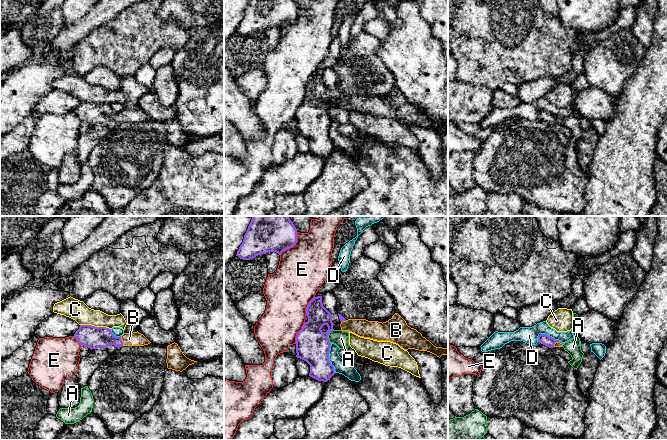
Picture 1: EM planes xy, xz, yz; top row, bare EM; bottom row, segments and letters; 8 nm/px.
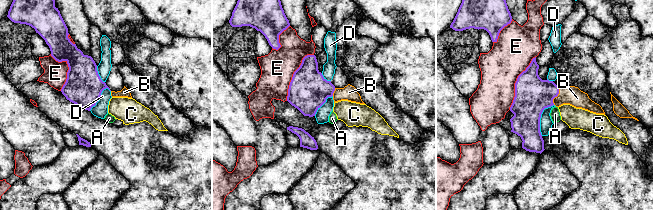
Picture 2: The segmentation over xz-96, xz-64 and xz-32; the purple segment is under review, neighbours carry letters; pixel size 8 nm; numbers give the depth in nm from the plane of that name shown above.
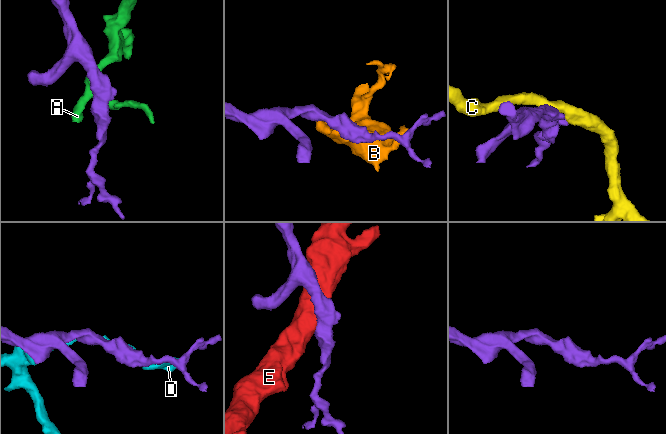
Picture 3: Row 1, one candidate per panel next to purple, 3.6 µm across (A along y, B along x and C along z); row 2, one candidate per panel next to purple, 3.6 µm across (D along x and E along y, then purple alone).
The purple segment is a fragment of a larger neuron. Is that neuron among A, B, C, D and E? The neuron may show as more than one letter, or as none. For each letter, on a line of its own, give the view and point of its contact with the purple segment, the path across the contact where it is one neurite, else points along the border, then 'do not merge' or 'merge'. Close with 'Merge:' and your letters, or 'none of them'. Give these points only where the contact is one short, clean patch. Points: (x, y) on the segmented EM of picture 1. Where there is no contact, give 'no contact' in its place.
A: xz (327, 336) | along xz (333, 329), (328, 335), (330, 343) | do not merge
B: xy (121, 341) | across xy (92, 337), (104, 337), (121, 341), (129, 339) | merge
C: xy (94, 326) | along xy (80, 324), (105, 326), (110, 329) | do not merge
D: xz (328, 358) | do not merge
E: xz (292, 246) | do not merge
Merge: B

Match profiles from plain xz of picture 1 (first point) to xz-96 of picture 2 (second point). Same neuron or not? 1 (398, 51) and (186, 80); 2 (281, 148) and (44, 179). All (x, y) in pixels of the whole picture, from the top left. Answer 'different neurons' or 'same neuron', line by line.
1: same neuron
2: different neurons

